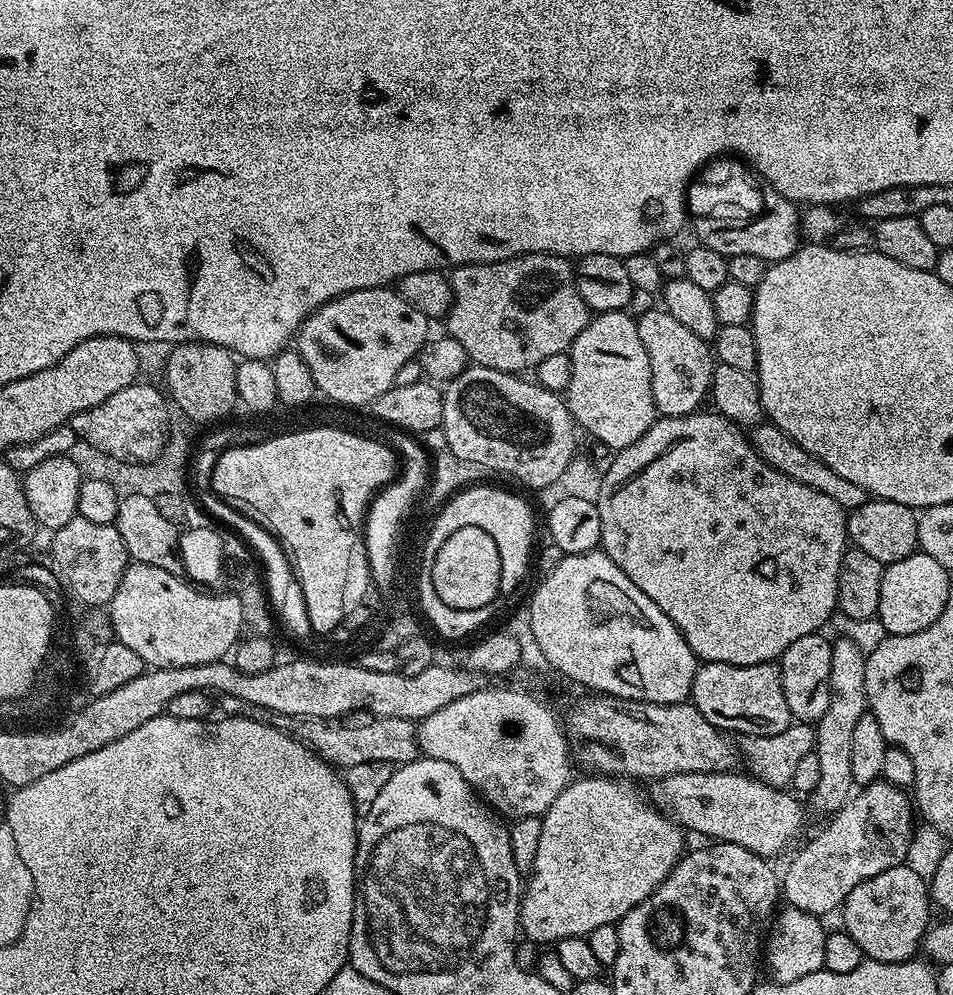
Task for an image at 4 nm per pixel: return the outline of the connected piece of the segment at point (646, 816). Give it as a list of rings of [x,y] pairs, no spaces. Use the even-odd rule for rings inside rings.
[[[599,774],[589,775],[588,778],[589,780],[573,779],[562,790],[562,794],[558,794],[558,798],[554,798],[554,802],[544,811],[542,817],[542,839],[538,842],[538,854],[534,858],[534,866],[527,877],[526,887],[523,889],[520,898],[519,926],[519,931],[527,939],[533,940],[539,946],[552,946],[555,945],[557,940],[570,938],[571,936],[583,936],[586,938],[594,930],[598,930],[598,926],[606,926],[607,924],[619,925],[620,919],[627,912],[634,910],[634,906],[638,906],[638,902],[642,902],[670,875],[674,870],[674,866],[680,861],[680,857],[685,855],[686,852],[686,847],[684,848],[685,829],[677,824],[675,820],[665,816],[659,808],[649,803],[645,793],[643,796],[635,788],[637,785],[631,779],[613,778],[611,775]]]

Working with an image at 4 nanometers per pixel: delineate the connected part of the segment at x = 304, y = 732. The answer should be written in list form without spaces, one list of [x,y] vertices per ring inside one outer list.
[[[234,695],[220,696],[217,701],[221,715],[246,717],[263,725],[274,726],[280,732],[302,741],[321,759],[338,768],[345,769],[361,762],[374,761],[386,761],[399,766],[417,759],[420,754],[417,727],[408,719],[372,716],[368,712],[349,712],[344,716],[330,717],[278,714]]]

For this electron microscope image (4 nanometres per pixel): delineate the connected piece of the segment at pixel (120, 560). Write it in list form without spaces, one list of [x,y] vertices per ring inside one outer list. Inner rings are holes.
[[[74,517],[66,526],[55,529],[52,536],[52,568],[64,579],[64,584],[88,608],[103,608],[111,605],[114,594],[122,582],[122,574],[128,569],[130,557],[122,534],[118,534],[115,524],[86,522],[86,518]]]

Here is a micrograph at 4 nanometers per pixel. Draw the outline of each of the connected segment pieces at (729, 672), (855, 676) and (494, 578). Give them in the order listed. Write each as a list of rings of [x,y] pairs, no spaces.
[[[772,662],[754,666],[701,663],[692,683],[690,703],[725,734],[773,736],[782,734],[794,722],[790,706],[786,706],[780,669]]]
[[[843,638],[832,640],[832,657],[830,658],[830,706],[826,714],[815,721],[816,752],[821,767],[818,786],[810,794],[812,804],[820,812],[833,814],[839,811],[854,795],[854,785],[850,774],[850,742],[854,739],[854,729],[858,718],[866,714],[866,654],[854,642]]]
[[[465,526],[444,544],[440,560],[436,560],[436,588],[440,588],[440,596],[444,596],[448,604],[456,604],[456,609],[472,610],[472,604],[486,606],[501,595],[499,566],[494,538],[478,526]]]

